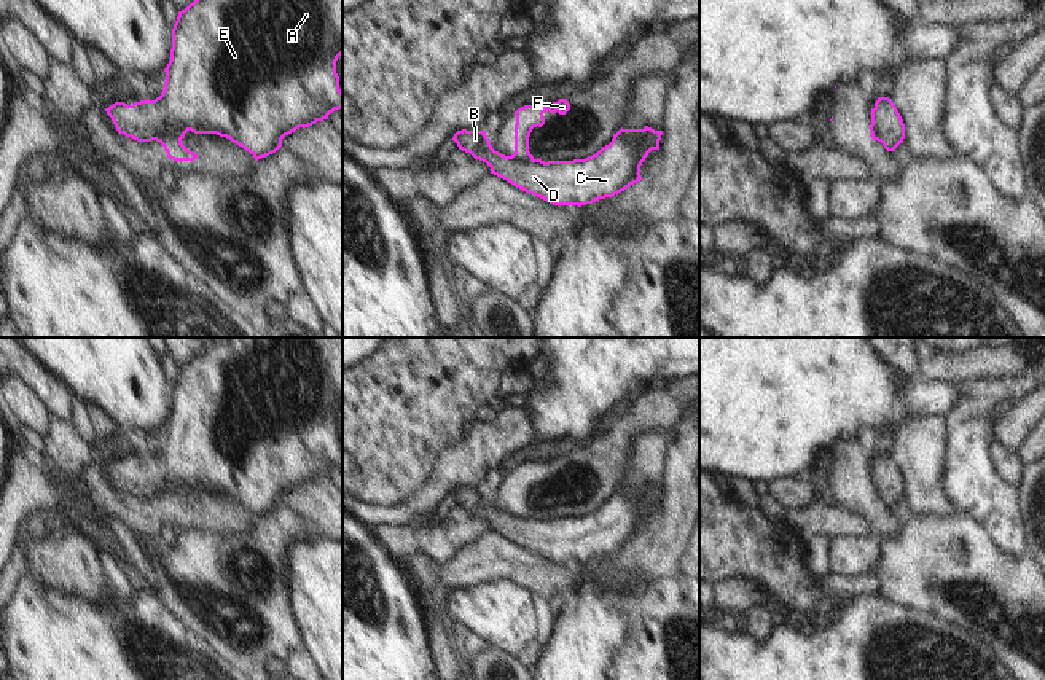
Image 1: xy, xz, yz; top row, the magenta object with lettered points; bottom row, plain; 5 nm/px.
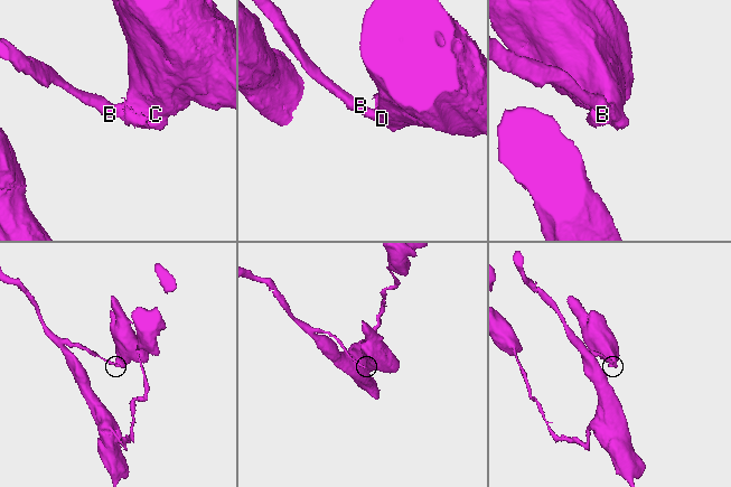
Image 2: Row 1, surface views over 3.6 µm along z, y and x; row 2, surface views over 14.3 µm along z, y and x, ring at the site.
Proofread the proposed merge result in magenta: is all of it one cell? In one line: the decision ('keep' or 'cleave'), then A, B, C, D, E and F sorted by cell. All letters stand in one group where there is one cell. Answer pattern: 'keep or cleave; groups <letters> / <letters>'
cleave; groups A B C D E / F

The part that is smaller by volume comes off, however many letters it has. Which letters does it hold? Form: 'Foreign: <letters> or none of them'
Foreign: F.

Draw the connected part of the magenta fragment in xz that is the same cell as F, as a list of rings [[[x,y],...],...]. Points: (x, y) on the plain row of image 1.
[[[559,455],[550,462],[524,462],[515,468],[515,510],[513,516],[529,519],[534,513],[529,508],[529,494],[534,484],[542,484],[545,481],[543,470],[559,470],[566,471],[570,467],[567,455]]]

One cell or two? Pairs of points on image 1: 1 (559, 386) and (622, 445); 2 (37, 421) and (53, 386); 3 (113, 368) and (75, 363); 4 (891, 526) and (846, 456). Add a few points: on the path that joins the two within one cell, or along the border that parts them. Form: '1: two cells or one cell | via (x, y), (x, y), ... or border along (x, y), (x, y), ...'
1: two cells | border along (591, 438), (587, 443)
2: two cells | border along (19, 375), (54, 418)
3: one cell | via (104, 363), (85, 363)
4: one cell | via (873, 508), (851, 486), (851, 473)

